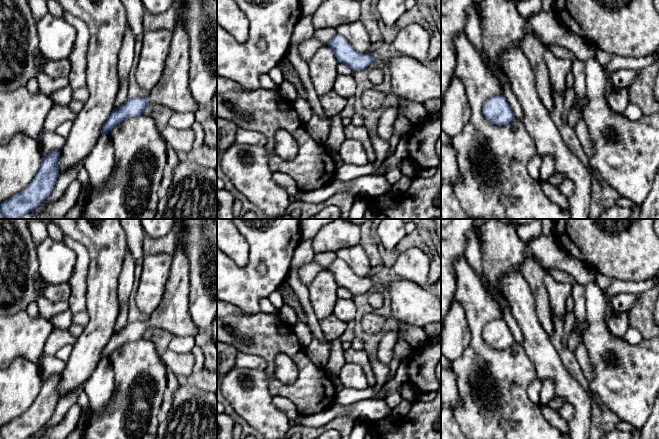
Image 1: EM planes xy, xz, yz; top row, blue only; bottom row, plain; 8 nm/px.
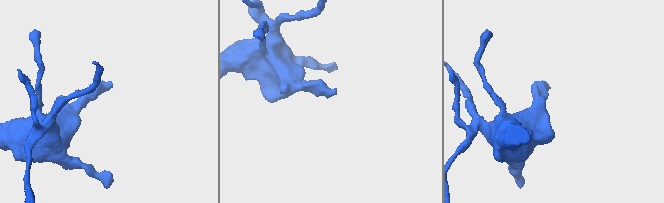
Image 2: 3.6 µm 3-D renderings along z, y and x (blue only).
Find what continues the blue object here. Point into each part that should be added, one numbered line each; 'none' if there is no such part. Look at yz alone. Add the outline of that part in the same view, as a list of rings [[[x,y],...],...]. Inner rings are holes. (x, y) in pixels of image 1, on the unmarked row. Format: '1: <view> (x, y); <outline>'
none

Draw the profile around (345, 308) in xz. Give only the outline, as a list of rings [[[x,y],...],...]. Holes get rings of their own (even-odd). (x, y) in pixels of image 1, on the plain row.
[[[338,298],[332,313],[348,324],[356,317],[356,304],[352,298]]]

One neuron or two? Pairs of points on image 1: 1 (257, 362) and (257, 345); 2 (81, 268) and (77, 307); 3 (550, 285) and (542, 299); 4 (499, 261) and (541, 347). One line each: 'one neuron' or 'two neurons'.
1: two neurons
2: one neuron
3: two neurons
4: two neurons

